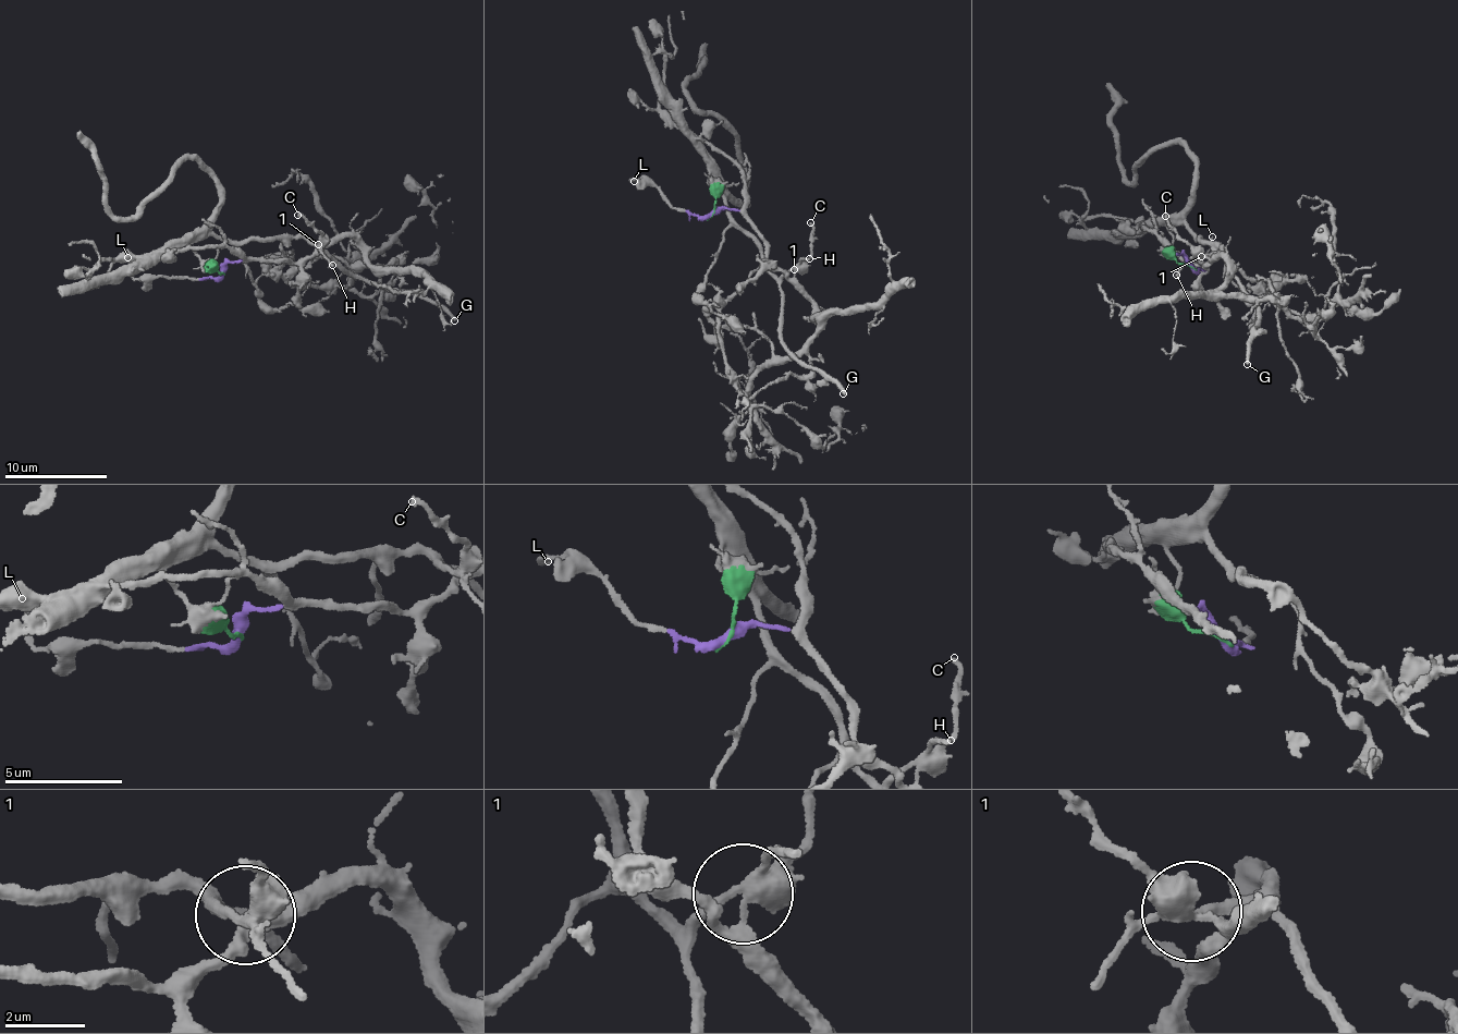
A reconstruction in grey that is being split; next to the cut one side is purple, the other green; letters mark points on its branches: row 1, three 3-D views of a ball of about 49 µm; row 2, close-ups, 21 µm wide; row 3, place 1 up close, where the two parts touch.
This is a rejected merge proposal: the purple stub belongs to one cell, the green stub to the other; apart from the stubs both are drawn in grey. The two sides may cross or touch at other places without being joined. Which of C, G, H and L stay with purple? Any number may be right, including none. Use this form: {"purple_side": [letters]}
{"purple_side": ["C", "L"]}

